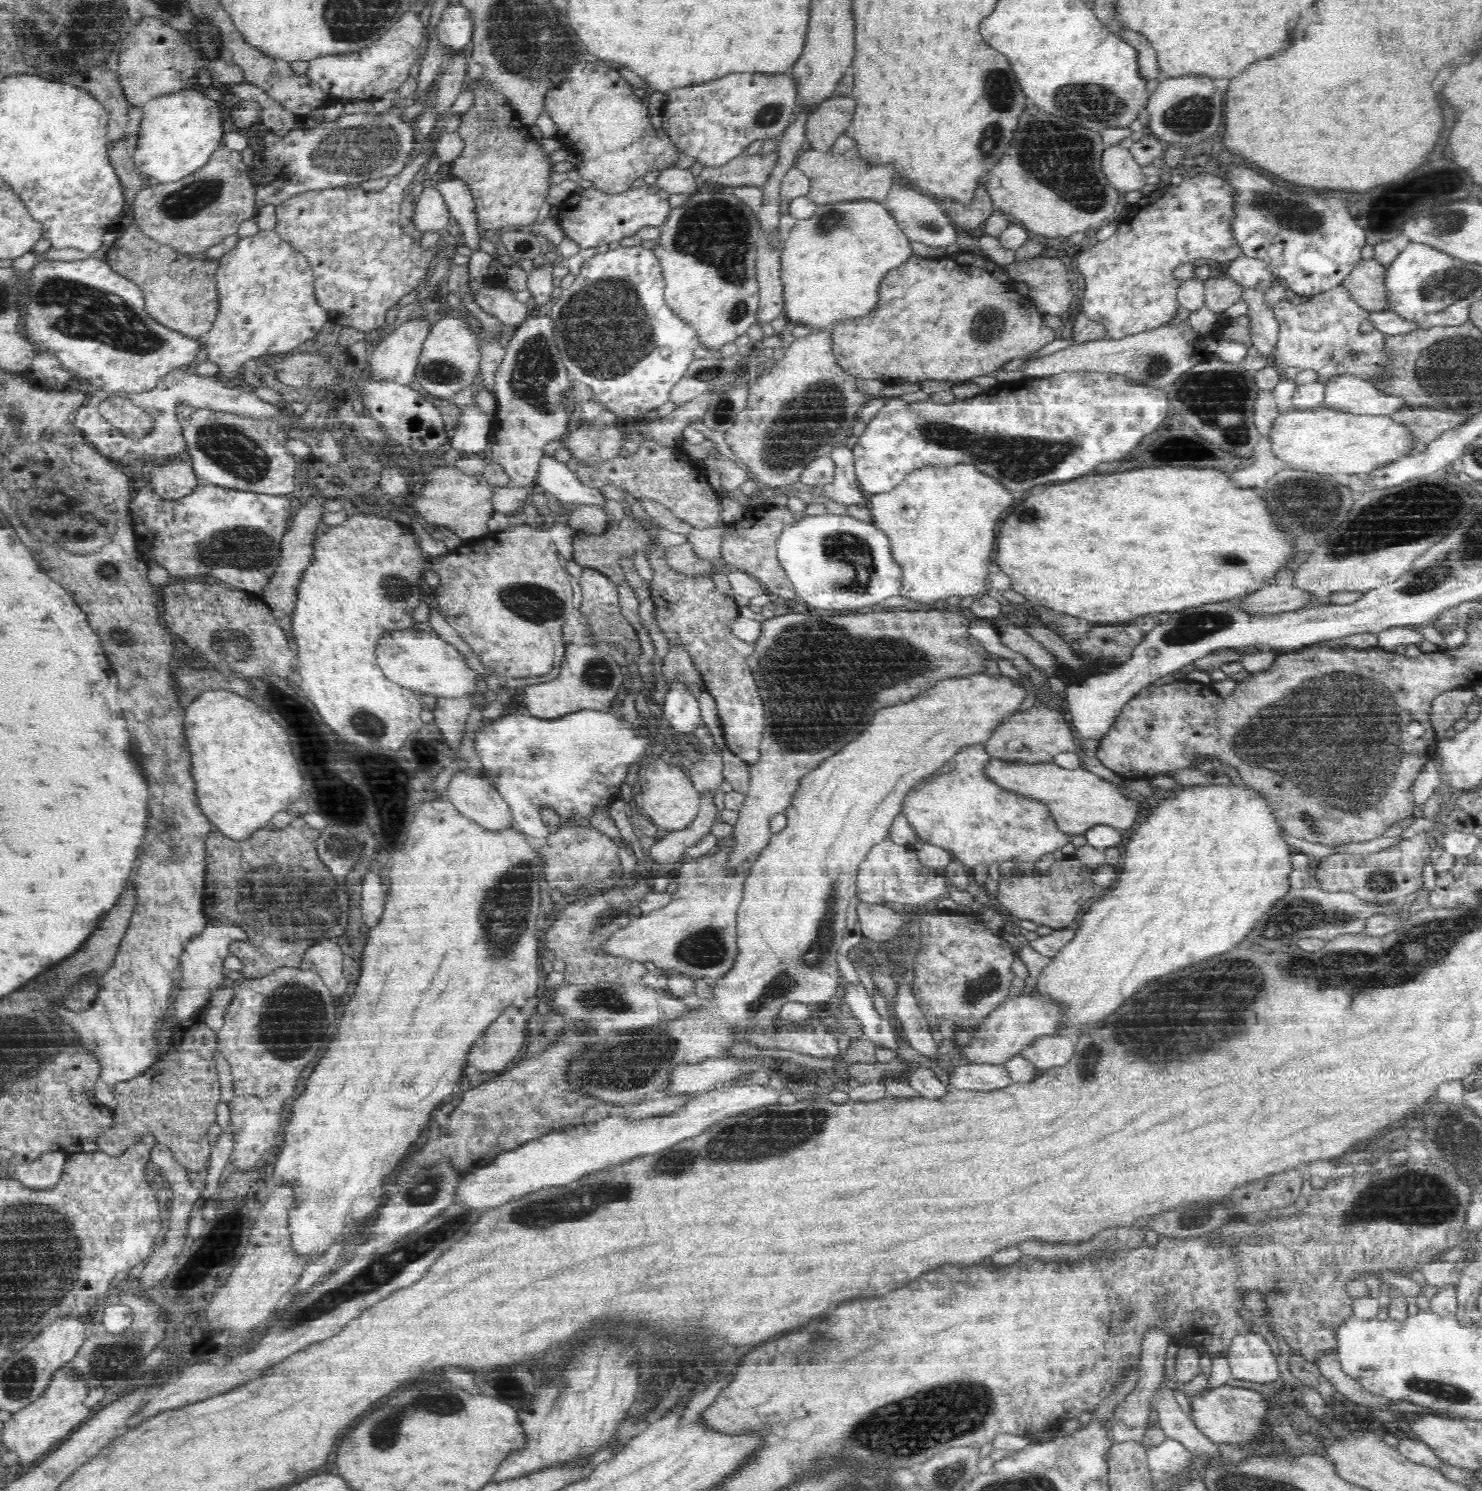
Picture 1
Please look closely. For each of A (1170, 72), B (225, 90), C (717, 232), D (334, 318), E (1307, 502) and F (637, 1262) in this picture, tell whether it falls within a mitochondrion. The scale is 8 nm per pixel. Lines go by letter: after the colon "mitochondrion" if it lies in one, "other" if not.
A: other
B: other
C: mitochondrion
D: other
E: mitochondrion
F: other

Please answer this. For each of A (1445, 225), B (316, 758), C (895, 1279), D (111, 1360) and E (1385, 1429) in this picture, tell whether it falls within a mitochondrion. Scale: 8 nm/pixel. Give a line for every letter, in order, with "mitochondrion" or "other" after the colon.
A: mitochondrion
B: other
C: other
D: mitochondrion
E: other

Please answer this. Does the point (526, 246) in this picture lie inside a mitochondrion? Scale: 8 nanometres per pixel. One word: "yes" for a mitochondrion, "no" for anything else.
yes

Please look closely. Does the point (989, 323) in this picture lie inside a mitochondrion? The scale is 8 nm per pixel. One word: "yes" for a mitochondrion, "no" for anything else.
yes

